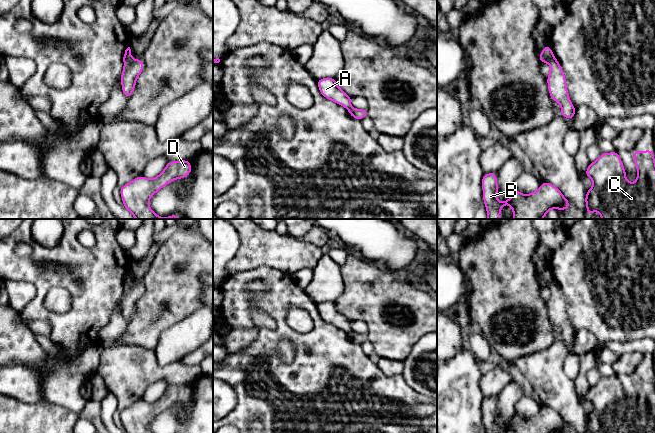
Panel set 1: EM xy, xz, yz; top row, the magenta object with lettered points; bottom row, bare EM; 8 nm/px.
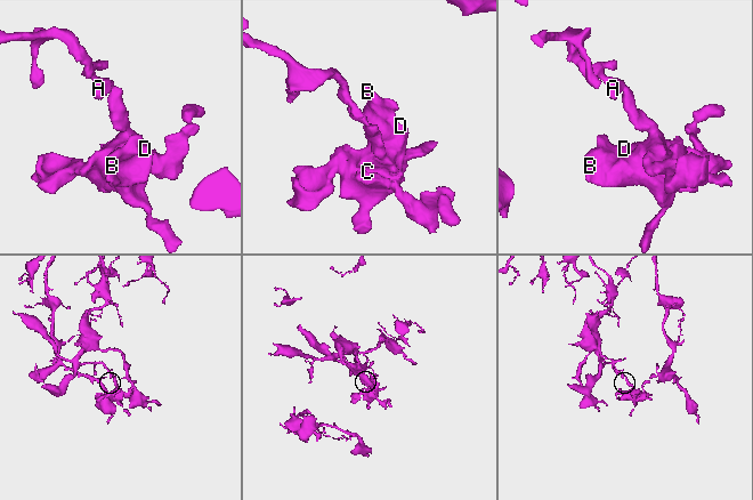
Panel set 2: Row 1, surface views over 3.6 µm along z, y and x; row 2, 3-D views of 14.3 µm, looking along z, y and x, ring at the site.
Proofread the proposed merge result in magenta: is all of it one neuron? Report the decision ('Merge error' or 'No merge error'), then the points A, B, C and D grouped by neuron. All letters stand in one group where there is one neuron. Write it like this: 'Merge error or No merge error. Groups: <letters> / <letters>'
Merge error. Groups: A / B C D

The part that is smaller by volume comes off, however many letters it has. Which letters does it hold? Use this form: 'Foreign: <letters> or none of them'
Foreign: B, C, D

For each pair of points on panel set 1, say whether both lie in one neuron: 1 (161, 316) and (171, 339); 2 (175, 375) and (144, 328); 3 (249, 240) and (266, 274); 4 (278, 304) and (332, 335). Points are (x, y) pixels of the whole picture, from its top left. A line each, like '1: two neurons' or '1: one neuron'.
1: two neurons
2: two neurons
3: two neurons
4: one neuron

